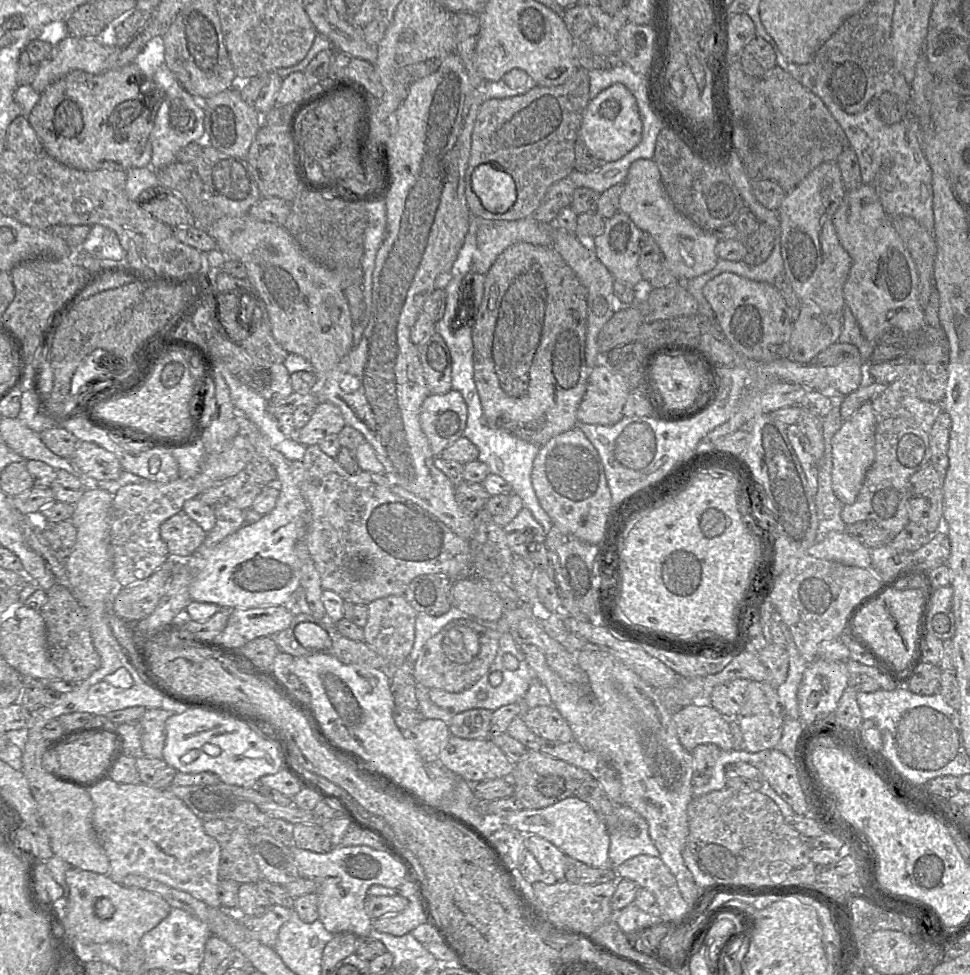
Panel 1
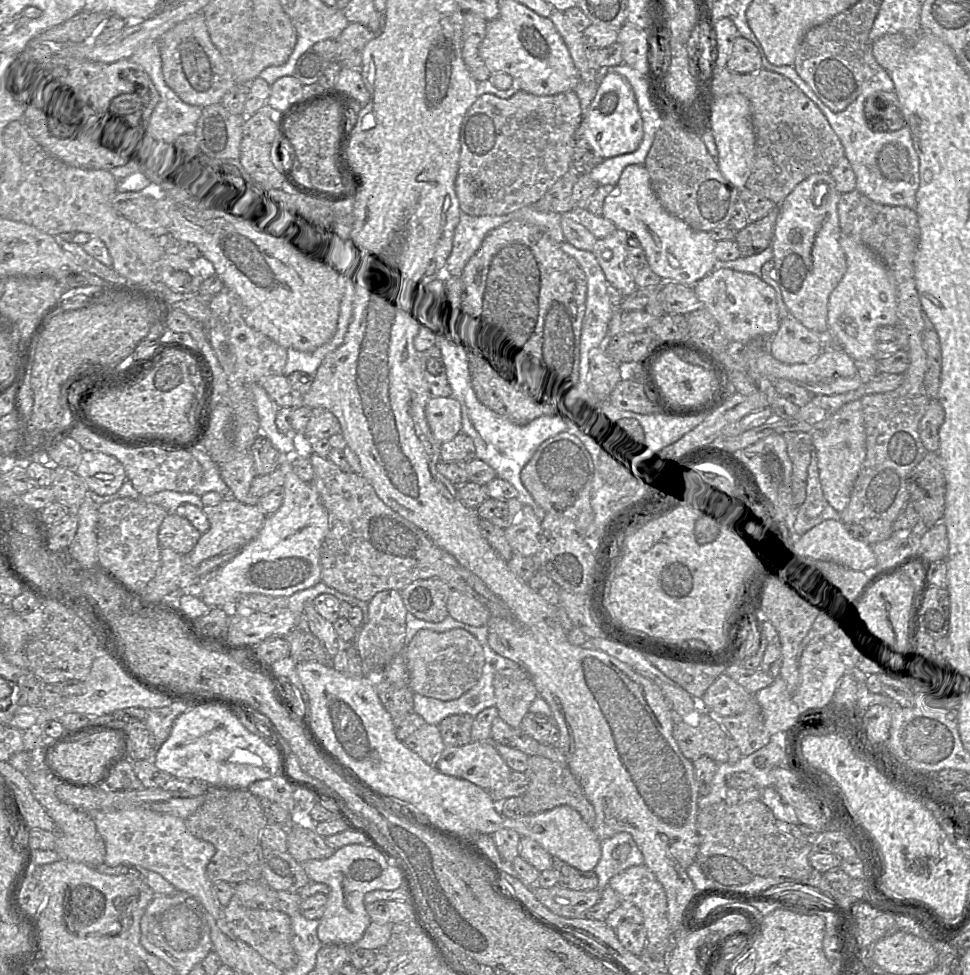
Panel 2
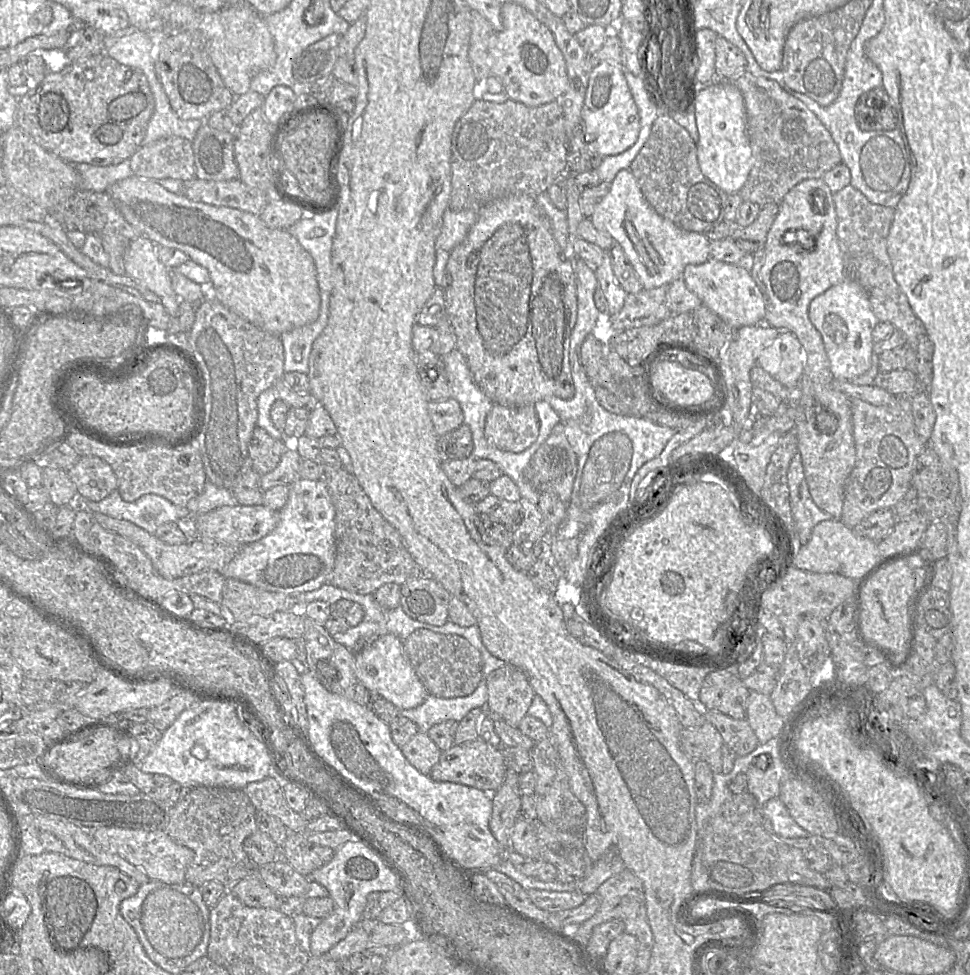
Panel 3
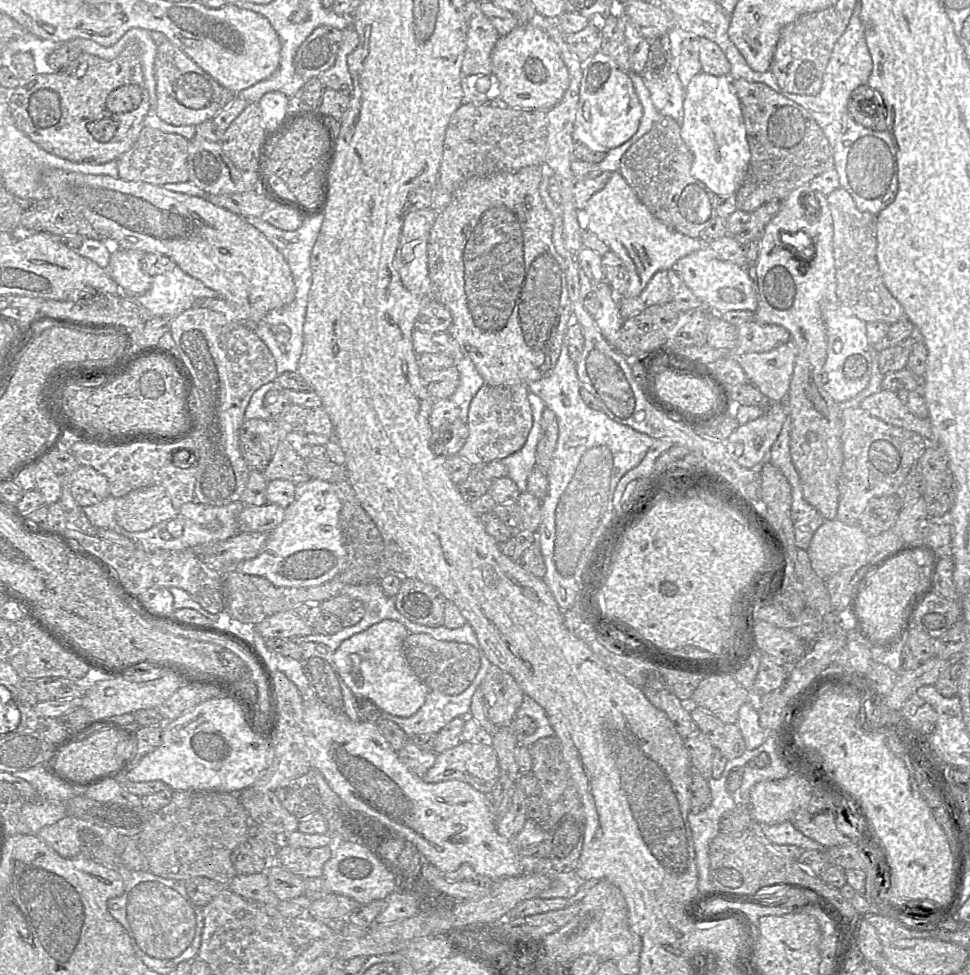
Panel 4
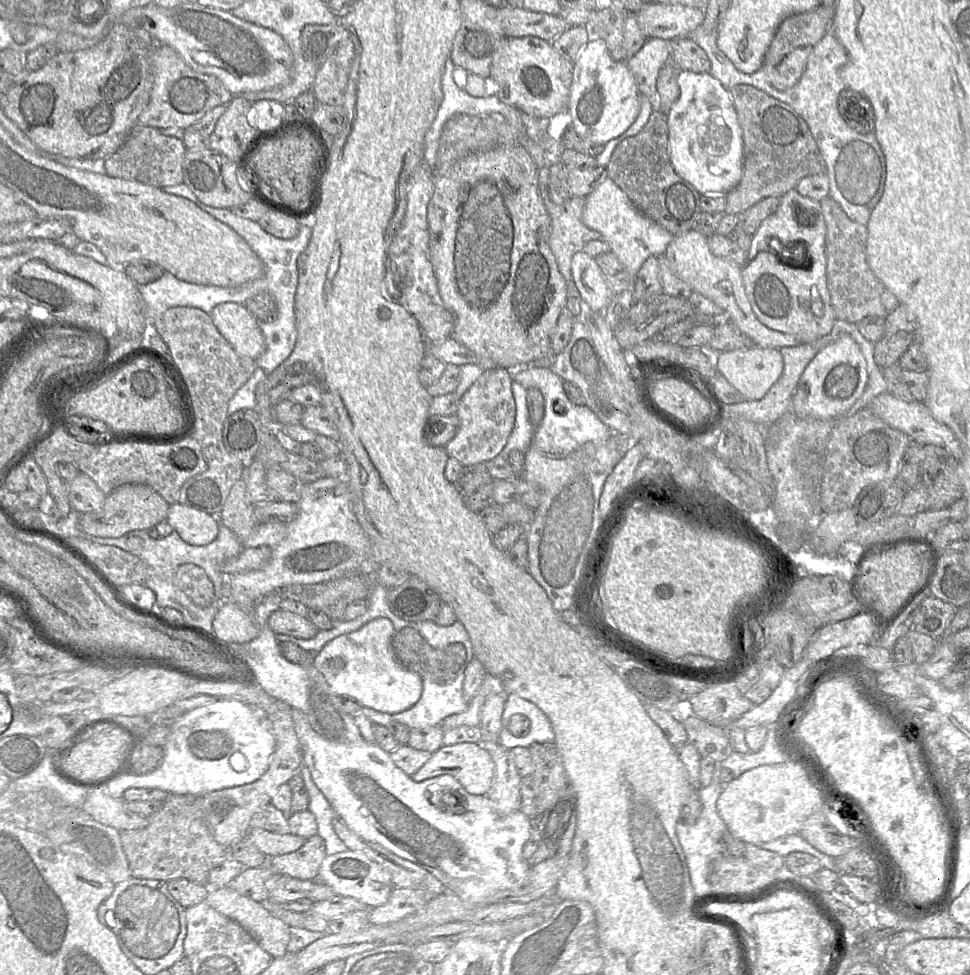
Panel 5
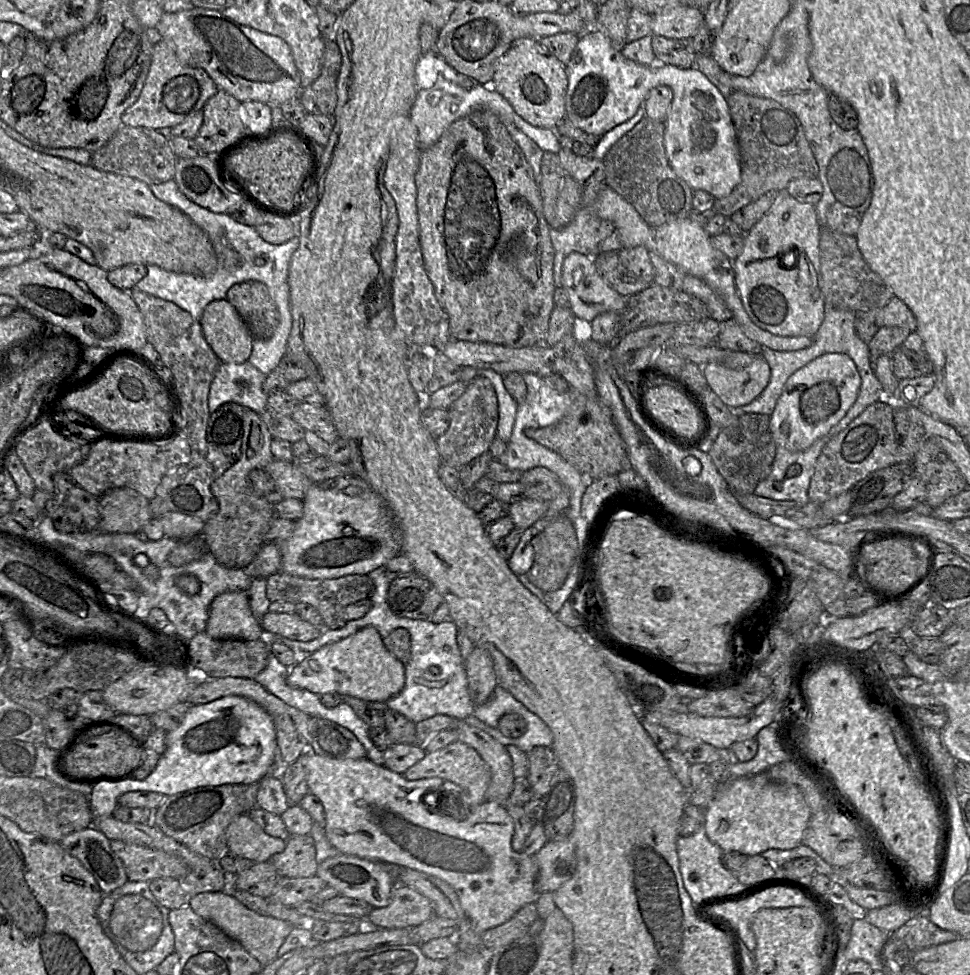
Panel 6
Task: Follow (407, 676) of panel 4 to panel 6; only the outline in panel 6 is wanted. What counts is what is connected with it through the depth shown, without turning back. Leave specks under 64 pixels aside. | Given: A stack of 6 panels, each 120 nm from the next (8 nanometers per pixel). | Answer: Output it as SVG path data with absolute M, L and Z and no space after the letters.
M365 627L311 654L301 655L290 668L286 681L290 687L318 695L338 693L343 697L355 697L368 703L386 702L403 689L405 665L387 650L376 628Z

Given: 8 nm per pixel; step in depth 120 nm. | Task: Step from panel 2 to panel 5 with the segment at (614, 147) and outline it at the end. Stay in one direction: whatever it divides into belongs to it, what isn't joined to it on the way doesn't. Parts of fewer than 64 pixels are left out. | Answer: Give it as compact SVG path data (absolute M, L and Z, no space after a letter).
M592 36L572 65L567 112L570 123L584 140L606 144L623 134L640 111L640 92L625 62L614 60L603 39Z

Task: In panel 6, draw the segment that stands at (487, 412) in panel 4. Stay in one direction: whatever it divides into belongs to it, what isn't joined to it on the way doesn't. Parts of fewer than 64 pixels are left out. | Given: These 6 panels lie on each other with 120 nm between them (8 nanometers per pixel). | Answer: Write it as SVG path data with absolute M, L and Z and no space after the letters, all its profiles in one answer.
M477 376L447 411L450 424L447 431L436 439L436 445L442 459L442 465L460 469L488 451L496 437L499 411L497 396L491 382L485 377Z

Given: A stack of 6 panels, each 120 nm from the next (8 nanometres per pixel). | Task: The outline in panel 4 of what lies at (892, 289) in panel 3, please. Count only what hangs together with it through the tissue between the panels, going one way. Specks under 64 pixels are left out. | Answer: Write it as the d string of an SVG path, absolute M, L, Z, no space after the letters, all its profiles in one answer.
M838 187L827 196L833 220L833 255L836 271L836 296L841 307L865 323L881 321L887 324L906 319L906 314L898 300L885 286L876 259L876 215L862 212L856 207L850 194Z

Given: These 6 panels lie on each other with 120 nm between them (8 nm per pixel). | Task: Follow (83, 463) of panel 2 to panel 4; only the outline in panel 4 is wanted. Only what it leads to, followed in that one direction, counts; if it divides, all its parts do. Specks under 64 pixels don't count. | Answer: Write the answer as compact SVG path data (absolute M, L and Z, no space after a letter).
M79 465L69 475L59 475L81 507L95 505L109 496L108 479L90 466Z

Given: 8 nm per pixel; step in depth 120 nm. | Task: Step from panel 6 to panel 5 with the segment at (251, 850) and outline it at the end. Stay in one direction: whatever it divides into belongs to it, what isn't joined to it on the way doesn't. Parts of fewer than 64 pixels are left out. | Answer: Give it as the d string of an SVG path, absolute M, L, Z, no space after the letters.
M251 828L248 837L267 857L295 852L306 841L305 838L292 833L277 834L259 828Z

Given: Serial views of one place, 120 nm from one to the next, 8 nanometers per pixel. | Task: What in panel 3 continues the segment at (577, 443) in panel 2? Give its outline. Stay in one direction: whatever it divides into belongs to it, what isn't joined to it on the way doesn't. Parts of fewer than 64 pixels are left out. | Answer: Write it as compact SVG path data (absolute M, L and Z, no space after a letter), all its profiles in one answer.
M561 423L532 456L524 470L524 478L536 490L555 493L567 504L577 473L577 456L569 444Z

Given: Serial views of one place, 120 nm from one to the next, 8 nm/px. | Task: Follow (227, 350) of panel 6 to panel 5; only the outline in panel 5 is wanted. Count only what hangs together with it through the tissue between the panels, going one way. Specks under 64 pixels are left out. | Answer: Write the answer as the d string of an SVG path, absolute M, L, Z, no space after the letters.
M222 303L213 308L210 316L238 355L257 359L264 352L265 340L259 323L245 305Z

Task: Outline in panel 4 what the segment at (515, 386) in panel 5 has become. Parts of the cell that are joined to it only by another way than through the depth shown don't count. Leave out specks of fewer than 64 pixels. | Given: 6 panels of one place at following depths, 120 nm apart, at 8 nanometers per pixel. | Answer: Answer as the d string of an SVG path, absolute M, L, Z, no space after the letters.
M529 392L528 400L533 415L533 424L523 447L508 457L499 460L508 470L508 477L514 481L520 493L527 491L527 479L536 467L536 447L541 431L541 417L544 402Z

